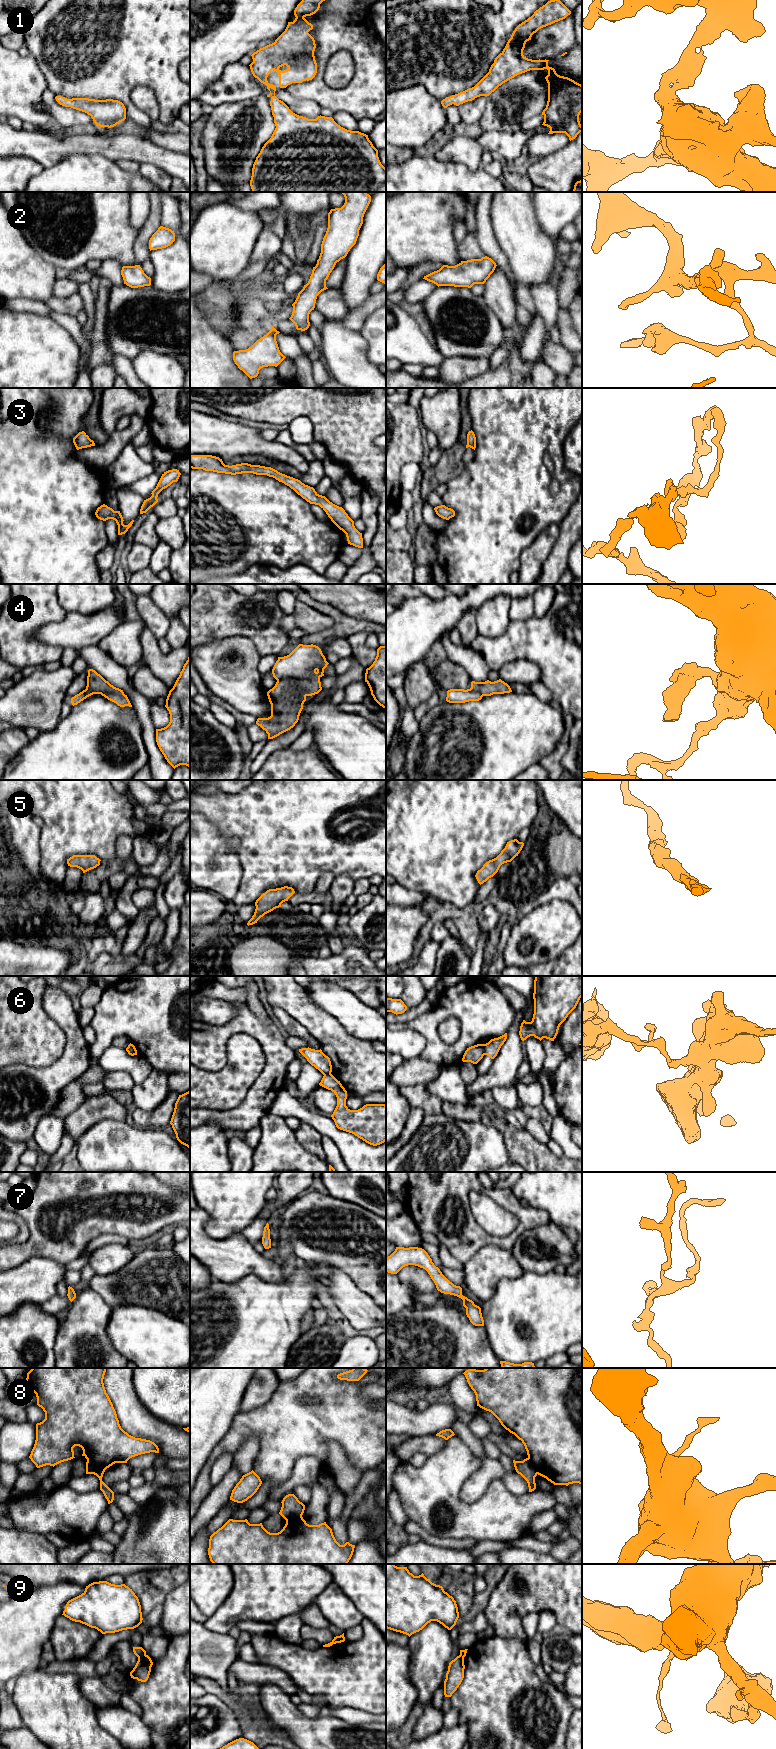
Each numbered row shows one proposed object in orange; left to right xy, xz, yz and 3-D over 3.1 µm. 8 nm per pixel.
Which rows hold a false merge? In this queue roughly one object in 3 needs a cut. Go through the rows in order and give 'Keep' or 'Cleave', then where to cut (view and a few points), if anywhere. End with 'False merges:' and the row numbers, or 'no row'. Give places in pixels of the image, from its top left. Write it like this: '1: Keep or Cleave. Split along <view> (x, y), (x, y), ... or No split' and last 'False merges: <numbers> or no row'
1: Keep. No split
2: Keep. No split
3: Keep. No split
4: Cleave. Split along xz (316, 672), (310, 677), (285, 678), (277, 681)
5: Keep. No split
6: Cleave. Split along yz (483, 1044), (483, 1052), (485, 1054)
7: Keep. No split
8: Cleave. Split along xy (87, 1460), (105, 1469)
9: Cleave. Split along xy (145, 1654), (138, 1658)
False merges: 4, 6, 8, 9

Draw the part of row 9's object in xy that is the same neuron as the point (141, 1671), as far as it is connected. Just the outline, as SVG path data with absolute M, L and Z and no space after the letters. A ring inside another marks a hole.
M148 1655L138 1658L135 1667L130 1672L131 1678L137 1679L141 1682L146 1682L149 1678L152 1665L153 1662Z

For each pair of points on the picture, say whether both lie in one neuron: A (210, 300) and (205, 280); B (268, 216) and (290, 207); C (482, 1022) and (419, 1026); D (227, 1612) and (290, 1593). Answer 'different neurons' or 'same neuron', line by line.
A: different neurons
B: different neurons
C: same neuron
D: same neuron

